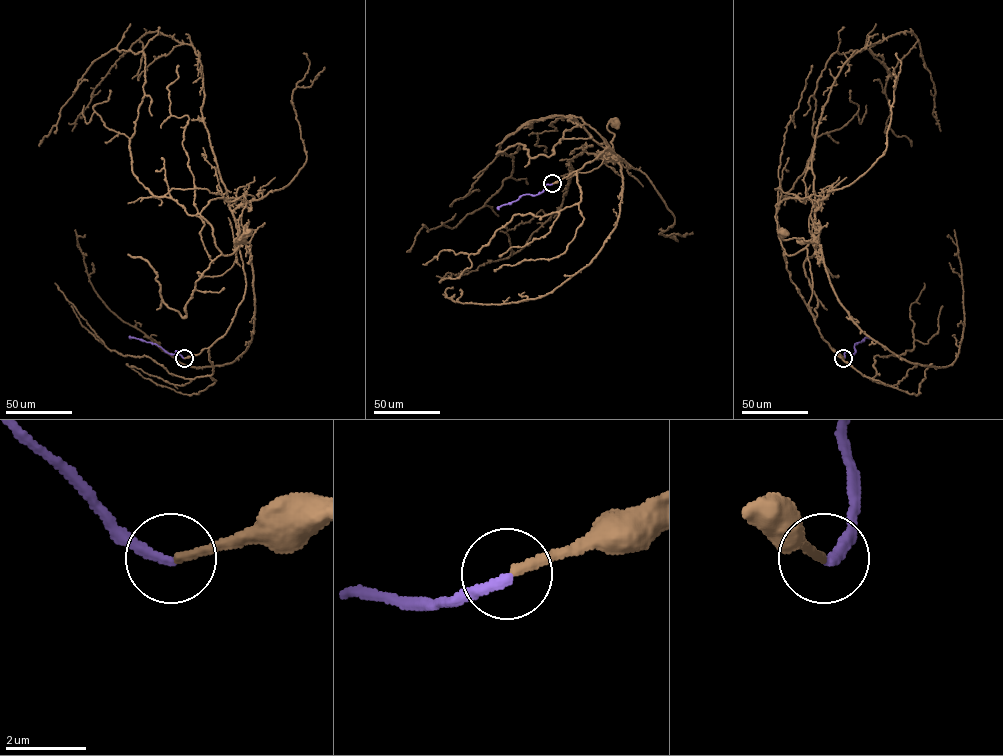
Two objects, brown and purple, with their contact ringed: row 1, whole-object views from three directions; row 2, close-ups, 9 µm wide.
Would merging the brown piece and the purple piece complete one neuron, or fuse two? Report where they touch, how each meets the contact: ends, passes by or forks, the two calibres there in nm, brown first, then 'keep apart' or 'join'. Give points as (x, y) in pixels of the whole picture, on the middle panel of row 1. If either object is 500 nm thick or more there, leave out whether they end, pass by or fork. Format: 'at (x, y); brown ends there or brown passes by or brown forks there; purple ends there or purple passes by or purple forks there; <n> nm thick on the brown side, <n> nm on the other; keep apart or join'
at (552, 183); brown ends there; purple ends there; 240 nm thick on the brown side, 260 nm on the other; join

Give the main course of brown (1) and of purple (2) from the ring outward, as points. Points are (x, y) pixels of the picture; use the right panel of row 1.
1: (844, 358), (822, 338), (808, 306), (812, 284), (806, 246), (810, 241), (803, 238), (784, 240), (785, 233)
2: (844, 358), (846, 352), (855, 353), (855, 344), (869, 338)

